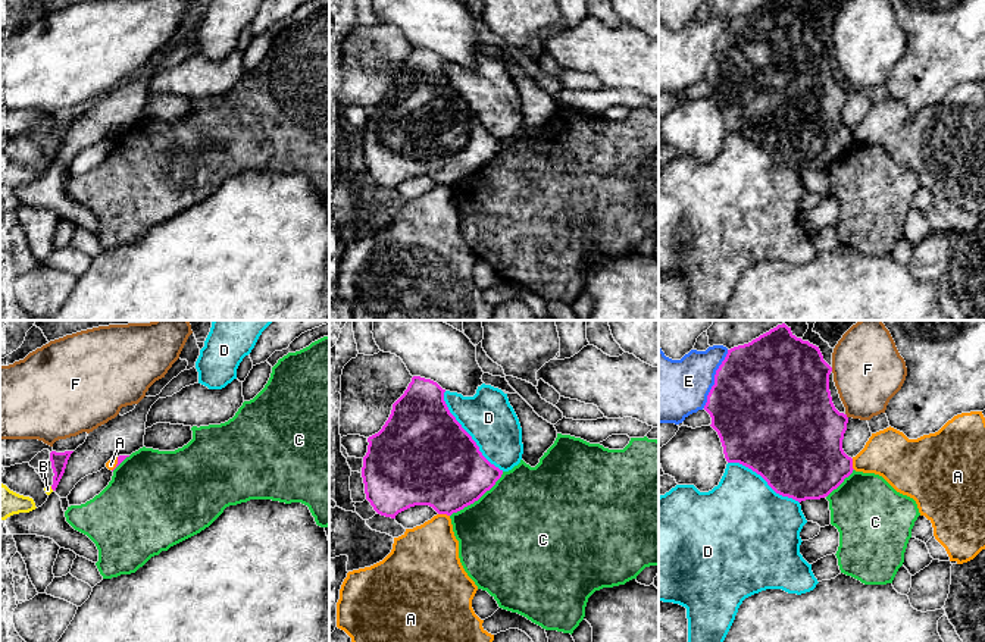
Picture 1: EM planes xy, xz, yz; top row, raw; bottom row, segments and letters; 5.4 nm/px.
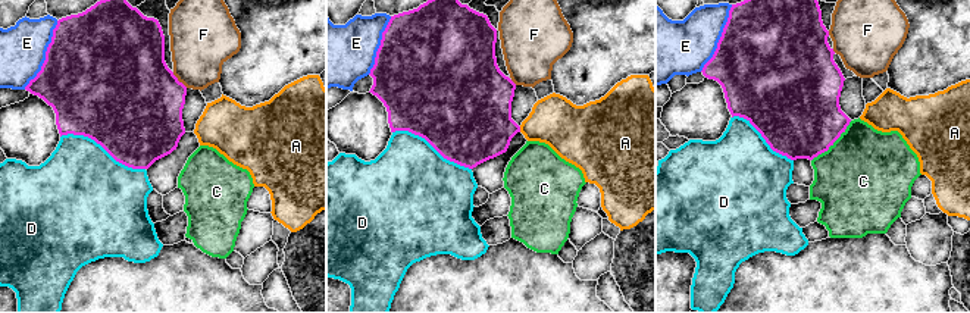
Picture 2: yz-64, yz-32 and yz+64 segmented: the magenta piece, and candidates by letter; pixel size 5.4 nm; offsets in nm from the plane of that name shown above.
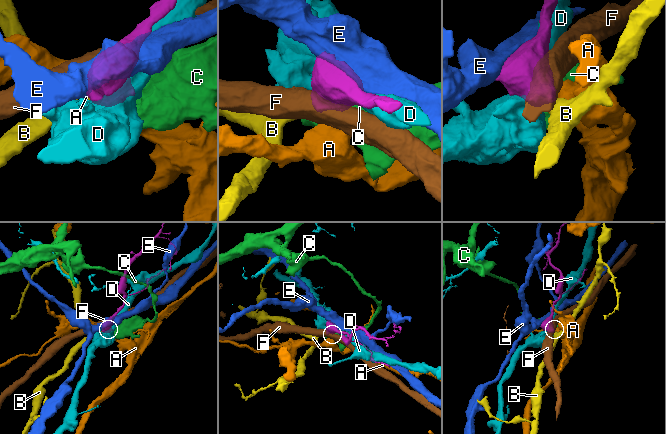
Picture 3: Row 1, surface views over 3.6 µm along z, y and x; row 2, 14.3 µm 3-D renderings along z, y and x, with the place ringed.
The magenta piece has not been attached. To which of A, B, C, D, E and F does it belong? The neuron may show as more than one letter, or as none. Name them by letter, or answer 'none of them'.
B

